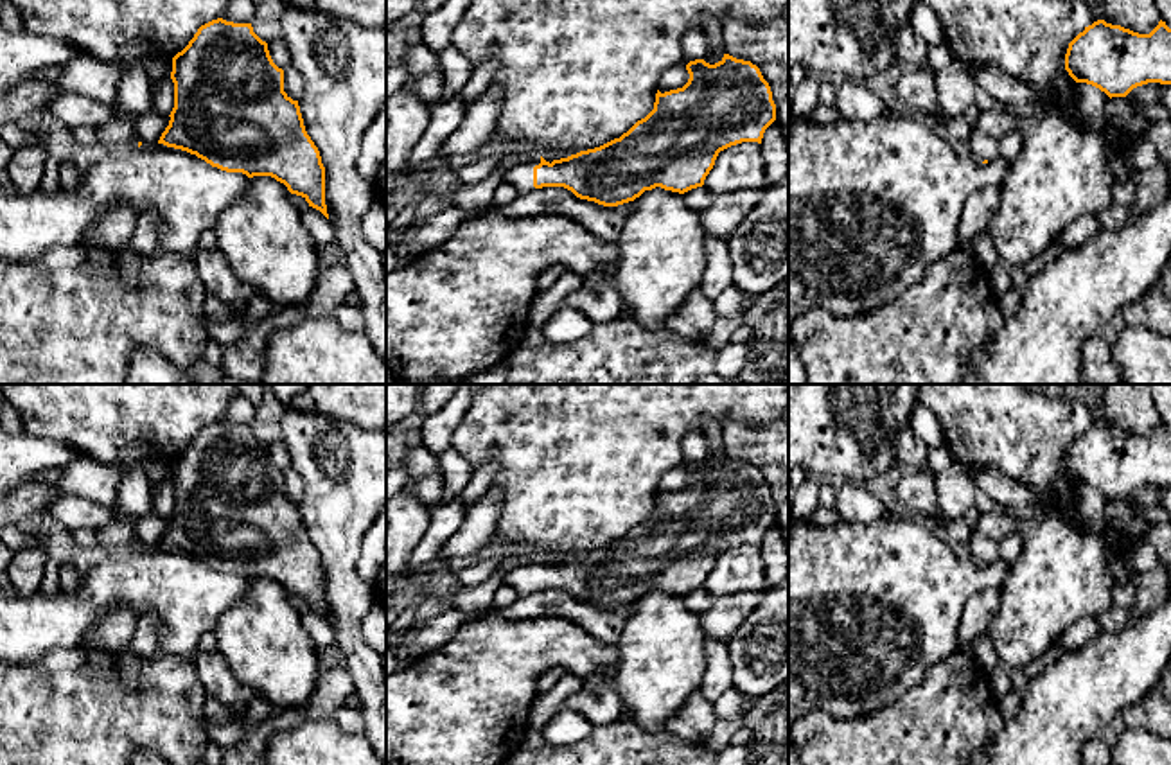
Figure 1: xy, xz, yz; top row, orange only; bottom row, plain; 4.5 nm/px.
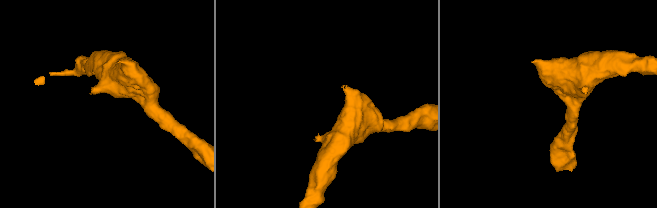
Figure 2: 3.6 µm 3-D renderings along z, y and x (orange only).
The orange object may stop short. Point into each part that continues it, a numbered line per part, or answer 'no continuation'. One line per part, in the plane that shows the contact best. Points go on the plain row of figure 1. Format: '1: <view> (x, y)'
1: xz (521, 579)

